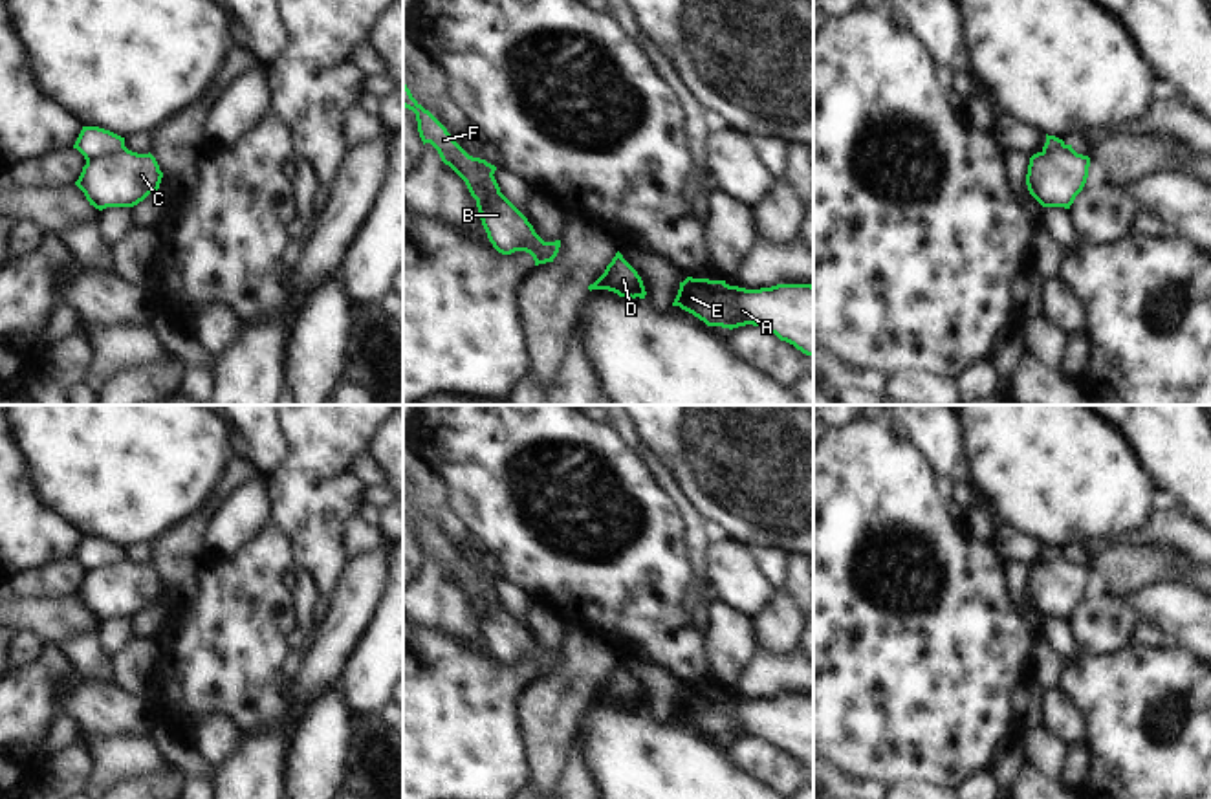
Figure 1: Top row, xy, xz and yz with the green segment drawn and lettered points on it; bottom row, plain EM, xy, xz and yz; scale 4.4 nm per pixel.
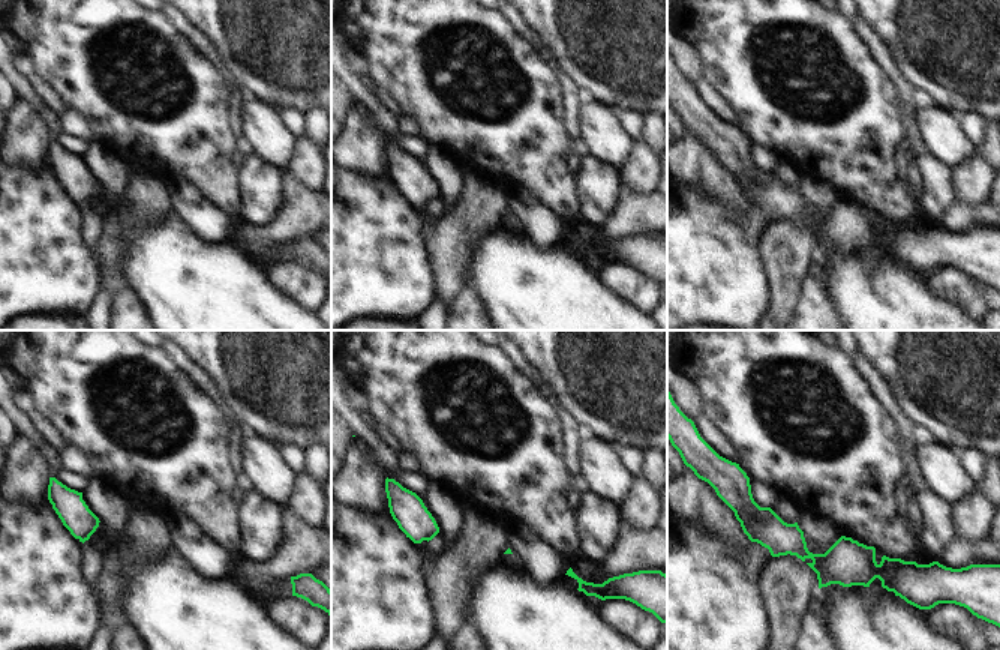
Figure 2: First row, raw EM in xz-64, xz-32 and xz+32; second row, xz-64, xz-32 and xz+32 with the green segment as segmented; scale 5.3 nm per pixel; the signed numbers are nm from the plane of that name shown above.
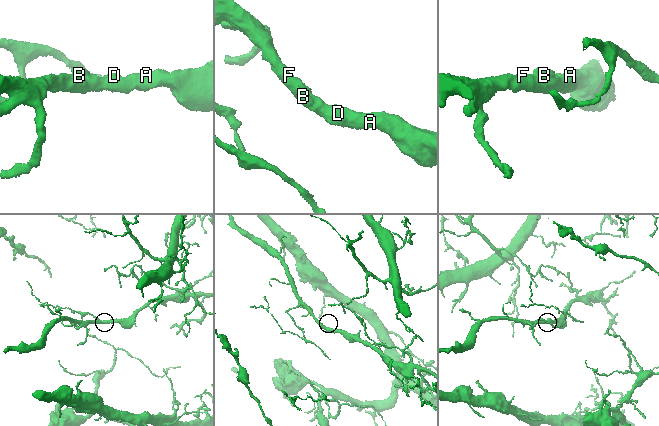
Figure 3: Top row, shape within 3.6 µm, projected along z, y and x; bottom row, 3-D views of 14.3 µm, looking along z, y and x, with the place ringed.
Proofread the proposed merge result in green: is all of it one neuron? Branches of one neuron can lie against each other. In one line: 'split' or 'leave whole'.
split

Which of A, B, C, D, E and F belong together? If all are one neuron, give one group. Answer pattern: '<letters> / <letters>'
A C D E F / B

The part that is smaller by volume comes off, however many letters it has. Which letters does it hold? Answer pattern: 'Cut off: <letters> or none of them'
Cut off: B

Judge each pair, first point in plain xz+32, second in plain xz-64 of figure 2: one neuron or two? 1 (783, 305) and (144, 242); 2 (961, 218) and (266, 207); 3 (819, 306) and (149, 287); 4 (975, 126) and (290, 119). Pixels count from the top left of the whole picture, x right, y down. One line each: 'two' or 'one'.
1: two
2: two
3: two
4: one

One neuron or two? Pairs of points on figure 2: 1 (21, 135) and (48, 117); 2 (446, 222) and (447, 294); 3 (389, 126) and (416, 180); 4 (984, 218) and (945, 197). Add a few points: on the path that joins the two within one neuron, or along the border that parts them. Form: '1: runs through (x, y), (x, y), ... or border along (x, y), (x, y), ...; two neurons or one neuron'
1: border along (18, 96), (42, 120), (50, 140); two neurons
2: runs through (447, 240), (447, 276); one neuron
3: runs through (390, 140), (392, 150), (404, 167); one neuron
4: border along (955, 197), (955, 201), (936, 224); two neurons

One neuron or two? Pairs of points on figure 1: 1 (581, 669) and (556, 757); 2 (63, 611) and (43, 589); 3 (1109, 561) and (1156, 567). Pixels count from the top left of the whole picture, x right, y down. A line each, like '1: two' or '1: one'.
1: one
2: two
3: one

